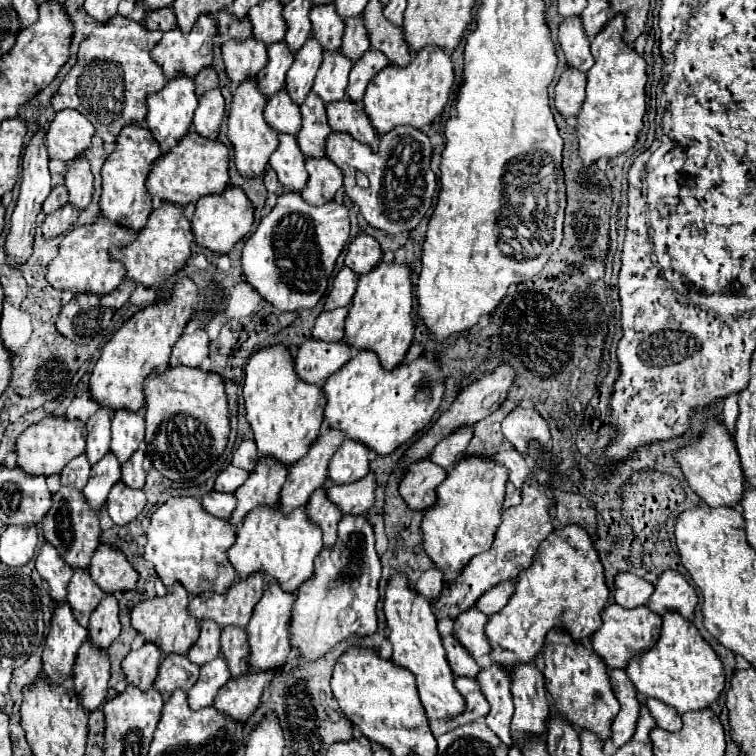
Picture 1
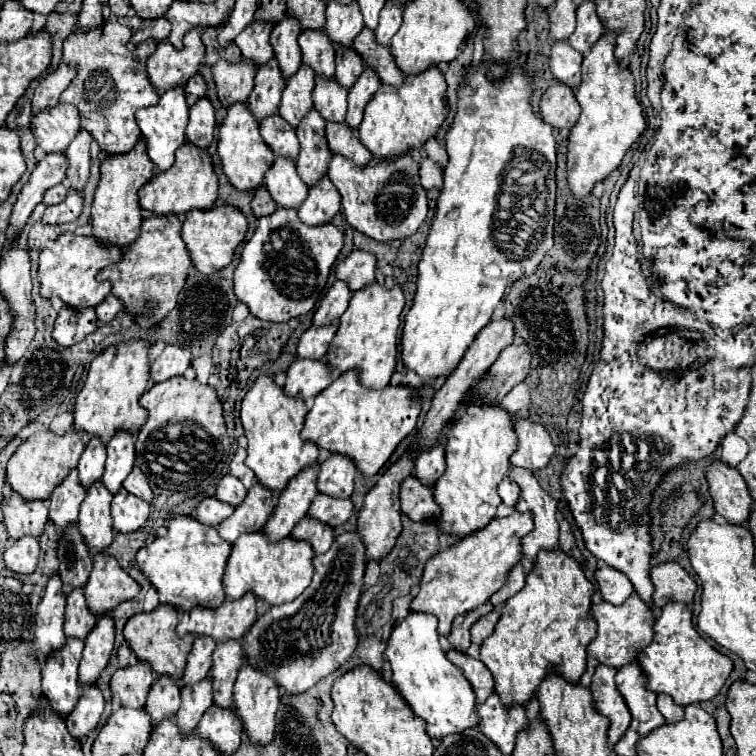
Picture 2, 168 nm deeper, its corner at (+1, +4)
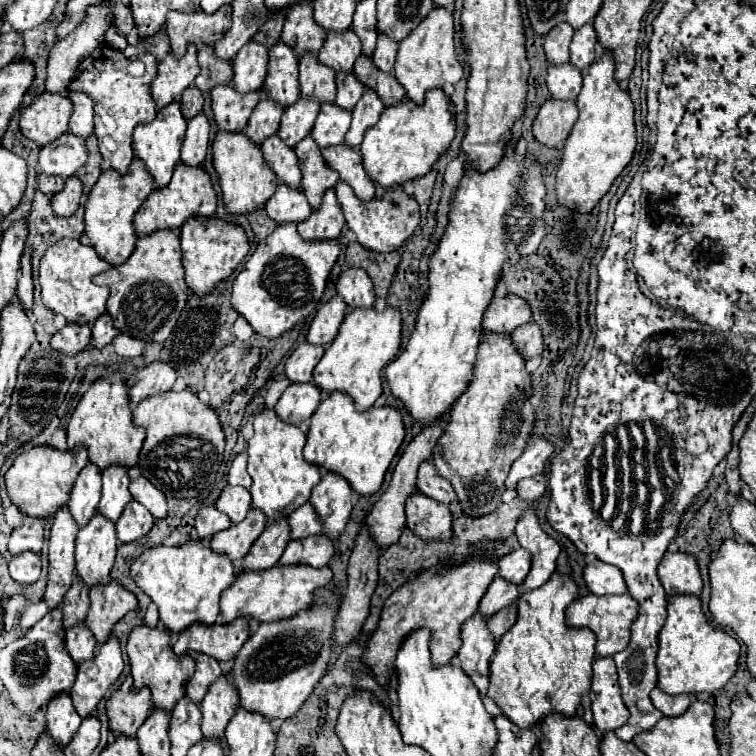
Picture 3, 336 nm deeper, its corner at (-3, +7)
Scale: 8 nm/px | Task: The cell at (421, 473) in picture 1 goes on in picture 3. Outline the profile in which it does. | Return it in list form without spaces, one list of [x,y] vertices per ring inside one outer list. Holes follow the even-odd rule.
[[[422,492],[406,500],[406,526],[418,534],[418,538],[440,542],[452,538],[452,514],[448,506],[426,498]]]

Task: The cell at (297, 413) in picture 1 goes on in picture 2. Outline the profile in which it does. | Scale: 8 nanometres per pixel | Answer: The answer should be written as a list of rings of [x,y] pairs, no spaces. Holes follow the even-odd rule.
[[[262,373],[242,399],[240,419],[244,435],[248,437],[246,465],[256,473],[256,479],[272,491],[282,491],[292,477],[318,459],[318,447],[310,445],[310,441],[302,441],[300,437],[306,413],[306,403],[300,397],[296,399],[284,393],[284,387],[278,387],[274,377],[268,373]]]

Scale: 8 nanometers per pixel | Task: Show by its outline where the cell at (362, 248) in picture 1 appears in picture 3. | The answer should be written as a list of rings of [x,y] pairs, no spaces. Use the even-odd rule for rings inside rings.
[[[348,268],[340,274],[336,290],[346,302],[348,308],[372,308],[374,306],[374,288],[368,274],[360,268]]]

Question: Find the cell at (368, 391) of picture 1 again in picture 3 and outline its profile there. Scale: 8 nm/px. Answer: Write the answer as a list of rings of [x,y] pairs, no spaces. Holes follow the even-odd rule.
[[[334,392],[320,402],[310,418],[304,458],[316,466],[342,476],[352,490],[360,496],[372,496],[380,490],[384,474],[404,440],[402,412],[396,408],[380,406],[366,412],[356,412],[354,400],[342,392]]]

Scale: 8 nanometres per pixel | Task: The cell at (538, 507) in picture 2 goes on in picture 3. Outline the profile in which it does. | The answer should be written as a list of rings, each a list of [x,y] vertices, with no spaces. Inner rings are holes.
[[[530,508],[522,514],[522,518],[516,524],[516,538],[522,548],[526,548],[532,554],[532,568],[522,582],[522,594],[540,588],[550,580],[556,568],[556,558],[560,554],[560,546],[556,540],[552,540],[538,524],[536,512]]]

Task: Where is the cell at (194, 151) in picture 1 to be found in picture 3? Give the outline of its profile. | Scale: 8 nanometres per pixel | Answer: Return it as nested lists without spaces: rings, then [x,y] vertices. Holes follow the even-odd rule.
[[[178,164],[174,168],[174,176],[170,180],[170,184],[162,190],[154,190],[146,202],[142,204],[142,208],[138,210],[138,214],[134,216],[134,230],[138,236],[146,236],[152,234],[156,230],[180,230],[182,224],[192,218],[192,216],[204,216],[210,218],[216,212],[216,192],[212,188],[210,176],[198,166],[186,166],[186,164]]]

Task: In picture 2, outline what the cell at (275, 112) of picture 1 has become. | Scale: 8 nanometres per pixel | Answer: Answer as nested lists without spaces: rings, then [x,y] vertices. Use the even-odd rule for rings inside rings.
[[[278,113],[276,117],[266,117],[266,121],[260,121],[260,135],[276,155],[284,155],[296,161],[300,151],[296,129],[290,123],[282,121]]]

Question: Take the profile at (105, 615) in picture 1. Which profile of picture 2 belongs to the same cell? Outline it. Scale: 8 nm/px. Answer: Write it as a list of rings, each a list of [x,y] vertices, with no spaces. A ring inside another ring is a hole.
[[[110,615],[98,617],[98,623],[86,637],[86,647],[78,669],[82,683],[98,681],[100,671],[108,665],[112,649],[114,649],[114,621]]]

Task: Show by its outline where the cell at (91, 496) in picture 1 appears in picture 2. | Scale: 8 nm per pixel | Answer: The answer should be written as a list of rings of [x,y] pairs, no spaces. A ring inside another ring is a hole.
[[[94,481],[94,485],[90,485],[90,489],[86,491],[86,499],[80,505],[78,527],[84,541],[94,553],[108,547],[114,537],[110,501],[112,493],[108,493],[108,489],[100,481]]]

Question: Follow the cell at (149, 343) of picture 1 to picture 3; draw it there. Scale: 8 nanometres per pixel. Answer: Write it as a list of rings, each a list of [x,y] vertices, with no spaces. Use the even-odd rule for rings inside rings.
[[[110,374],[90,384],[88,392],[82,396],[80,404],[72,414],[72,420],[66,428],[66,436],[68,436],[68,448],[72,450],[78,444],[86,446],[90,462],[100,470],[120,464],[124,468],[132,468],[138,464],[138,454],[146,438],[146,430],[132,424],[128,386],[118,374]]]

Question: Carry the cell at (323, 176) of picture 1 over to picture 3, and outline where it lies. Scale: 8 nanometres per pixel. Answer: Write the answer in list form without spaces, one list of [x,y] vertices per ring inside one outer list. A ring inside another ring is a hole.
[[[328,190],[324,194],[320,210],[316,210],[306,222],[298,224],[298,234],[306,242],[336,240],[342,232],[342,226],[344,226],[344,216],[336,202],[336,194],[334,190]]]

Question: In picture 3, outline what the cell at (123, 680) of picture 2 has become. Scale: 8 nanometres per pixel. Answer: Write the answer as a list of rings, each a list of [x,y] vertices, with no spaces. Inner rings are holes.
[[[118,690],[110,696],[106,702],[106,714],[108,714],[108,728],[118,736],[136,736],[138,728],[144,724],[152,710],[150,702],[150,690]]]

